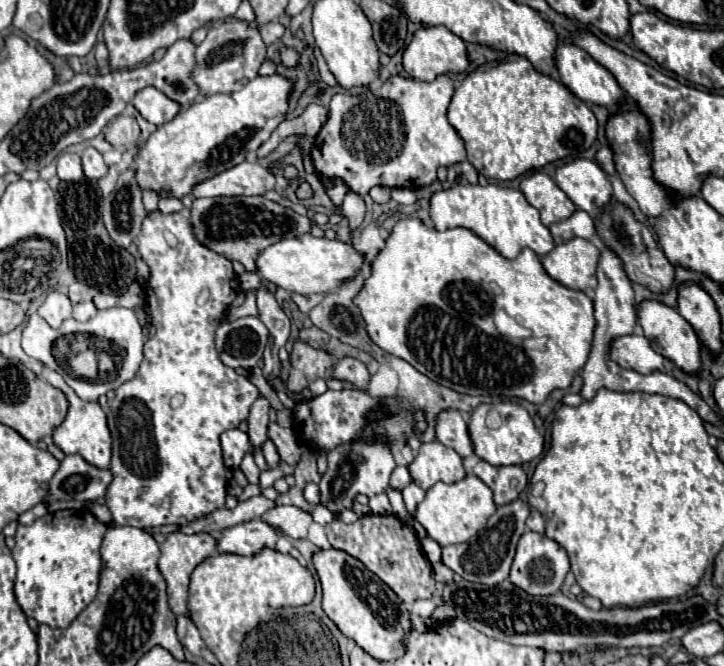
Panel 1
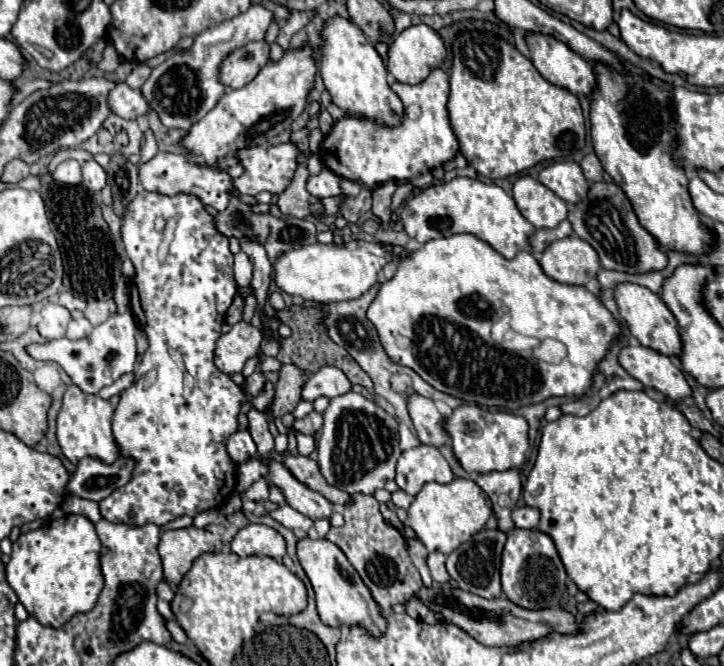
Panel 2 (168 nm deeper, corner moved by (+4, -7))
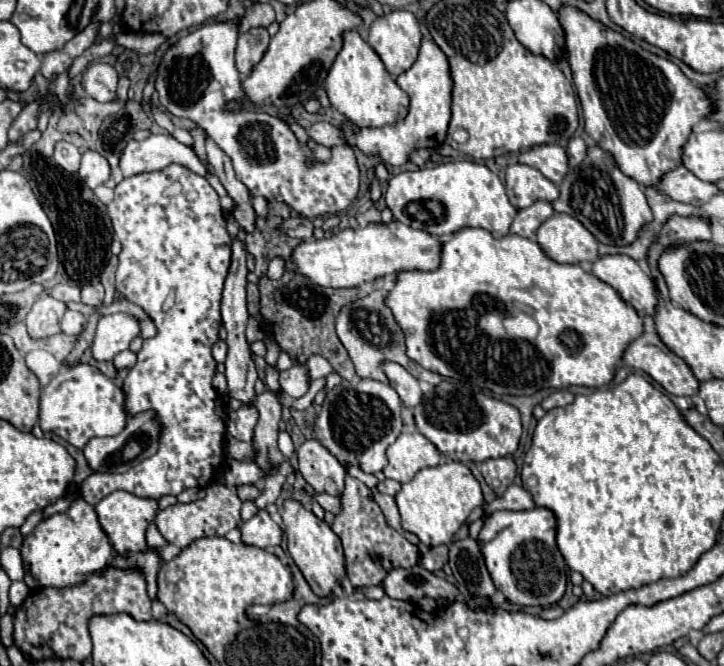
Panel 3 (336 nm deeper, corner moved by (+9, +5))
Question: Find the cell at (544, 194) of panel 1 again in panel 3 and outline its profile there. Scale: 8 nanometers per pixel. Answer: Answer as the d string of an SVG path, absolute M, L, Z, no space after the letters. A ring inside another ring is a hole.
M510 164L506 170L506 192L510 204L516 208L528 208L536 200L552 202L560 196L556 184L552 184L546 176L542 176L536 168L526 164Z

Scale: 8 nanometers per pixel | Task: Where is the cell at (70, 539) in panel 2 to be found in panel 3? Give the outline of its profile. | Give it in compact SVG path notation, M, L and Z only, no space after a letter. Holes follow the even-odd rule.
M76 498L66 512L40 520L22 542L22 562L28 566L26 572L38 582L40 588L66 588L82 584L88 576L106 568L110 558L112 544L100 528L94 508L82 498Z

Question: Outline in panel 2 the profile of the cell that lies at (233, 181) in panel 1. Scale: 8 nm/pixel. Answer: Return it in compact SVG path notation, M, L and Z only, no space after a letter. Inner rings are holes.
M157 152L149 162L139 164L139 180L145 190L151 192L161 192L161 194L177 194L177 192L189 192L195 194L203 204L223 212L229 204L229 192L233 190L233 182L229 174L225 172L215 172L211 168L201 168L193 162L187 160L183 154L173 154L173 152Z

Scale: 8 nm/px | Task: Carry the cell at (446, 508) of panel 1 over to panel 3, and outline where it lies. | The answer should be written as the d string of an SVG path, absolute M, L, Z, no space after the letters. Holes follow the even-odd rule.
M446 462L434 468L422 468L410 482L402 484L402 490L396 494L396 504L402 516L402 528L416 534L422 544L438 546L452 542L470 512L484 504L484 498L480 482L472 476L466 464Z

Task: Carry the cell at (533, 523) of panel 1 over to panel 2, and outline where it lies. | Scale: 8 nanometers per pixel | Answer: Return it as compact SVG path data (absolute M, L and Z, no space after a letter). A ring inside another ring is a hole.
M521 506L513 510L513 522L517 528L537 528L539 526L539 512L531 506Z

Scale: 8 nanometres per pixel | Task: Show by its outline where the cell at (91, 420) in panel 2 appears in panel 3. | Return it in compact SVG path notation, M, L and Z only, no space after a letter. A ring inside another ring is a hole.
M64 364L58 376L50 380L42 392L40 420L44 432L54 432L72 446L84 448L90 438L116 436L122 432L128 420L128 414L124 412L124 392L90 364Z

